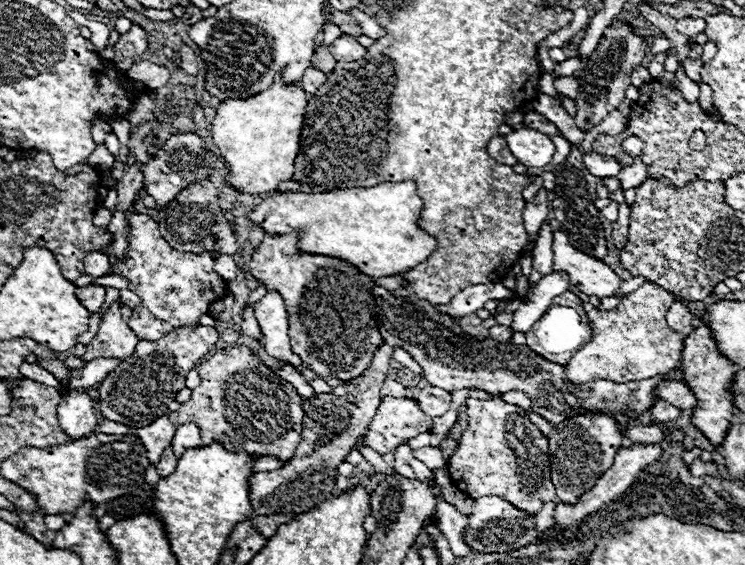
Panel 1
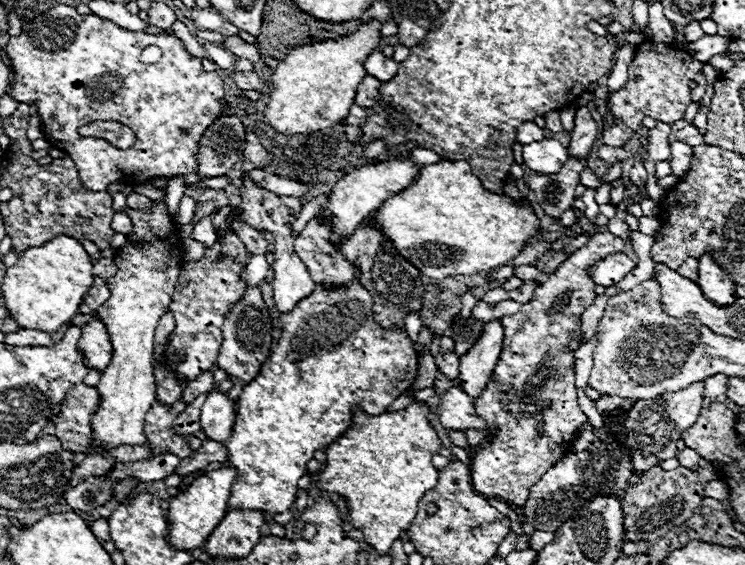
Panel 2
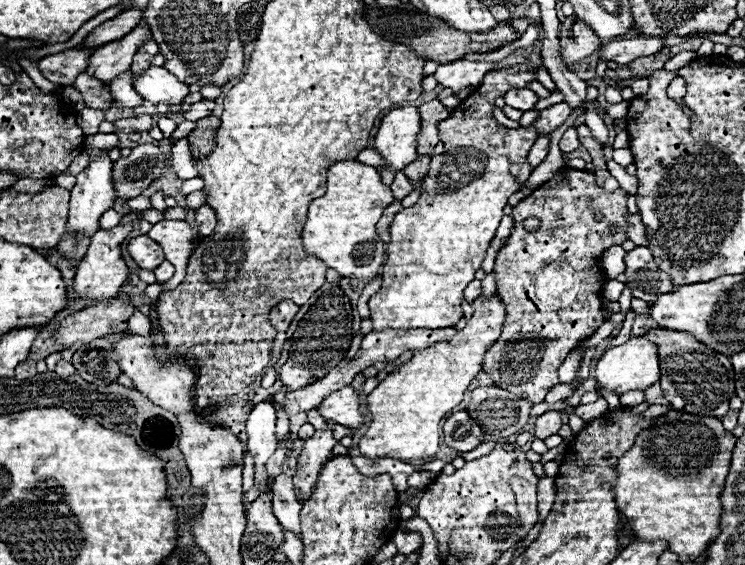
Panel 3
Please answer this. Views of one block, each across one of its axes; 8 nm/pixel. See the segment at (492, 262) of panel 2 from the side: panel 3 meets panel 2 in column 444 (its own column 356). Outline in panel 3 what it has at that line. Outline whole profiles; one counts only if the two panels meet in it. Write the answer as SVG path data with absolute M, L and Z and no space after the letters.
M338 162L328 170L328 190L322 198L312 200L310 204L310 212L308 212L308 220L302 232L302 240L304 246L308 250L308 254L318 256L322 262L328 264L328 268L334 268L338 274L346 276L346 278L376 278L378 276L378 268L384 264L384 256L386 256L386 244L380 240L380 236L376 234L376 222L380 220L380 216L384 214L384 210L394 202L390 186L386 186L378 174L376 168L360 164L360 162Z

